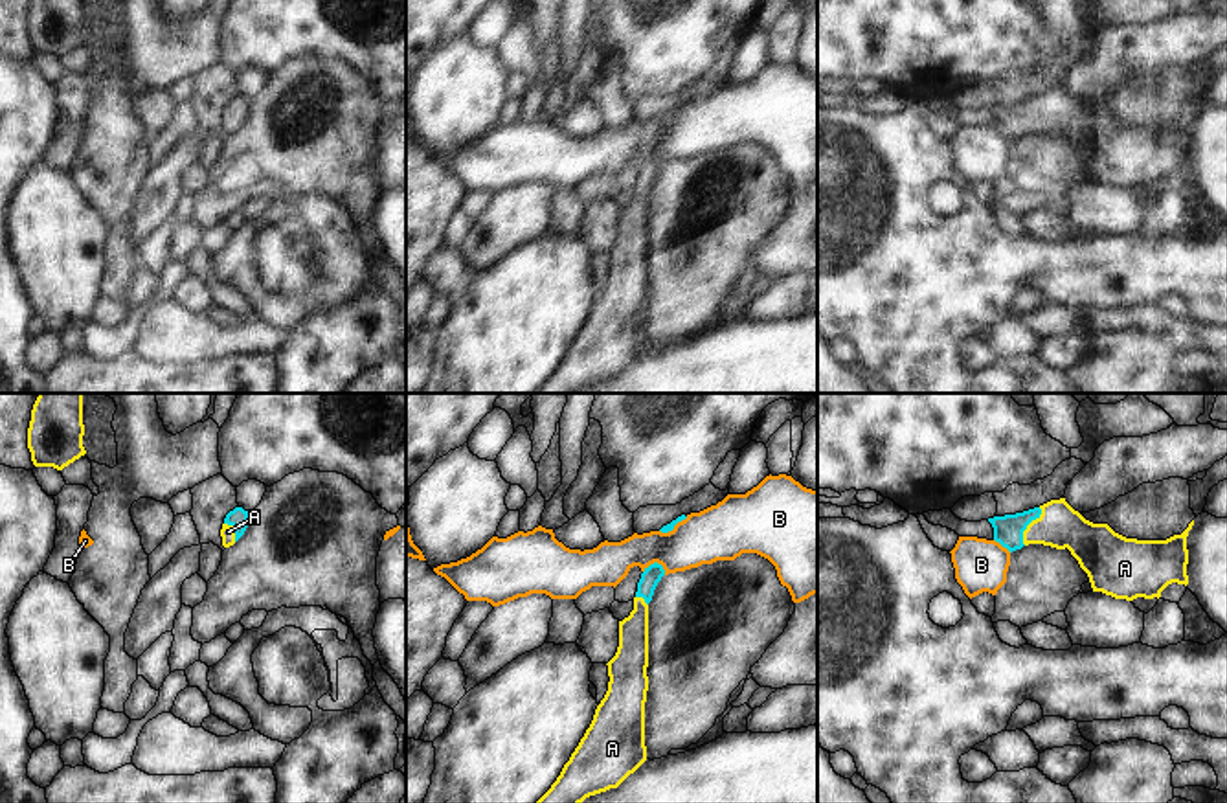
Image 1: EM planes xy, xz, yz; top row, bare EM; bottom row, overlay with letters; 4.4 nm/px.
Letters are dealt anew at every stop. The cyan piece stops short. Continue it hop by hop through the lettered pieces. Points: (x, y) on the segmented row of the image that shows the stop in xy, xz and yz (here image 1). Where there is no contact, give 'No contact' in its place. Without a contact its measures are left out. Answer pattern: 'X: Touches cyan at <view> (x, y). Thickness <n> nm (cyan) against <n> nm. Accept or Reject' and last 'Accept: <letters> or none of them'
A: Touches cyan at yz (1027, 524). Thickness 130 nm (cyan) against 190 nm. Accept
B: Touches cyan at xz (654, 563). Thickness 80 nm (cyan) against 220 nm. Reject
Accept: A.

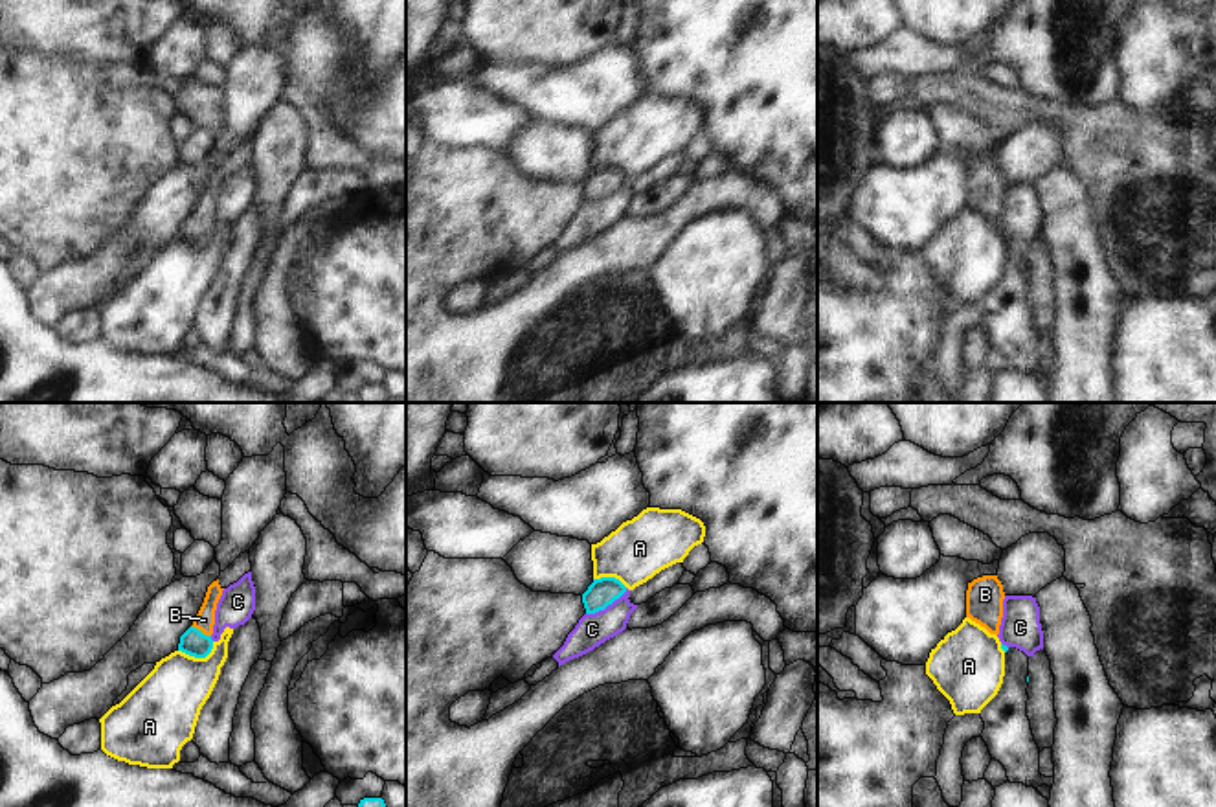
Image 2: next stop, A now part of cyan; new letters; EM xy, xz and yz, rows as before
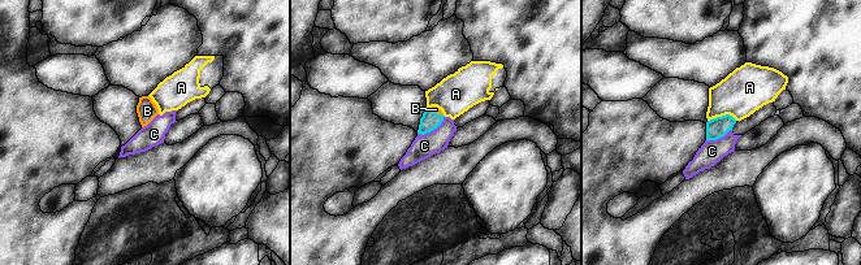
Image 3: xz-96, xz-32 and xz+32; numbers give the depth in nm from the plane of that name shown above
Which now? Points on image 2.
A: Touches cyan at xy (199, 657). Thickness 110 nm (cyan) against 300 nm. Reject
B: Touches cyan at xy (201, 631). Thickness 110 nm (cyan) against 90 nm. Accept
C: Touches cyan at xz (607, 605). Thickness 120 nm (cyan) against 140 nm. Reject
Accept: B.

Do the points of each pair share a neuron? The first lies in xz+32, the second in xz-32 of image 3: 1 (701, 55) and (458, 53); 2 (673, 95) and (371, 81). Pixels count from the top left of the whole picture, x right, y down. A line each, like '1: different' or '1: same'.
1: same
2: different

